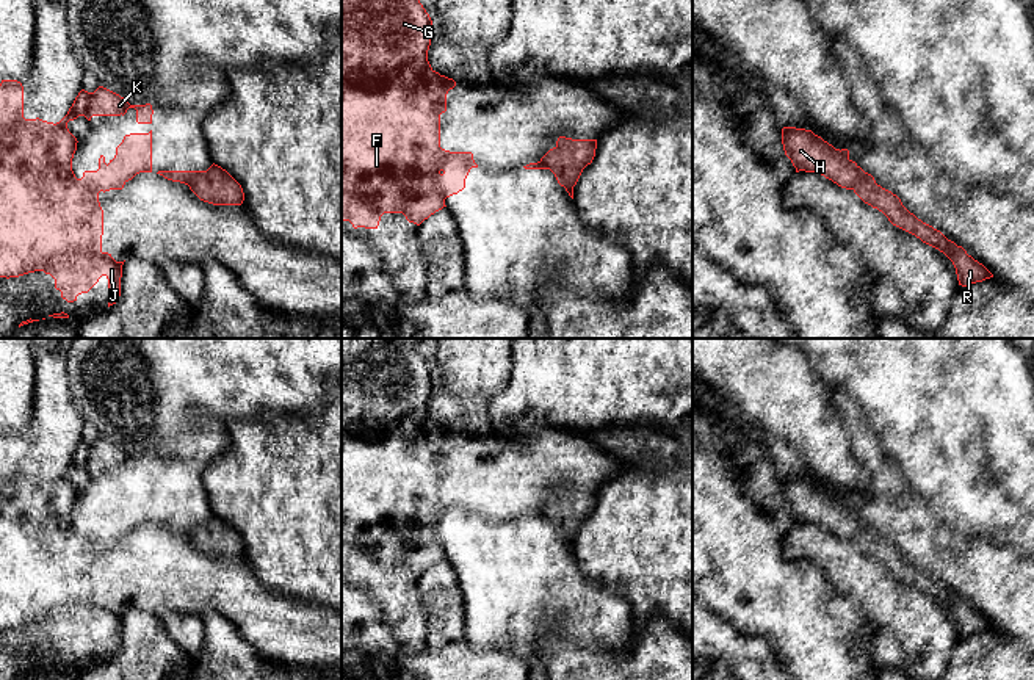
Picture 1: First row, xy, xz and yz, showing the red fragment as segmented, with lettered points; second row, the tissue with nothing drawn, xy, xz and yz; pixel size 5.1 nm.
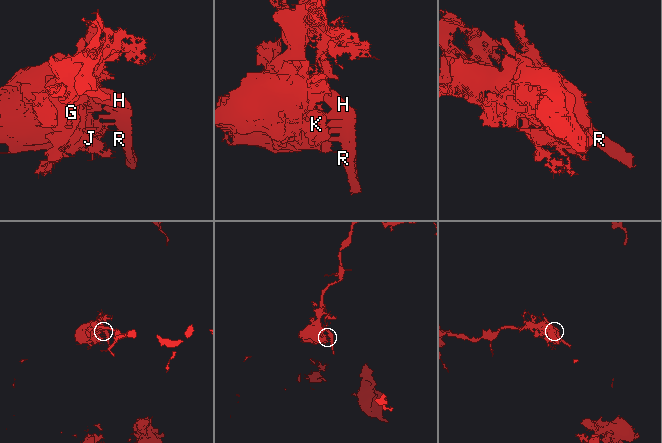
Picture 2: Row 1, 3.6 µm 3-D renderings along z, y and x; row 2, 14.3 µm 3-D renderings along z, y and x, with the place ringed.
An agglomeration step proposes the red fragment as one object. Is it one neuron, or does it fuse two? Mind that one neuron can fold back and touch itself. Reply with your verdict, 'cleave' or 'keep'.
cleave

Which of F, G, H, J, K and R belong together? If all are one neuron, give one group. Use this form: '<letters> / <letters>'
F G J K / H R

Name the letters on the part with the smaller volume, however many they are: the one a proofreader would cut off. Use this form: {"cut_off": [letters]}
{"cut_off": ["H", "R"]}

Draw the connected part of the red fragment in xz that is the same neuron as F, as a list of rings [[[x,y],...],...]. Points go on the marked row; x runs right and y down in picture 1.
[[[342,0],[342,219],[354,229],[378,229],[384,213],[403,213],[409,222],[420,226],[442,210],[445,199],[465,188],[472,168],[478,168],[472,152],[450,152],[440,147],[440,114],[446,111],[446,94],[456,86],[453,78],[436,72],[428,61],[432,20],[420,0]]]

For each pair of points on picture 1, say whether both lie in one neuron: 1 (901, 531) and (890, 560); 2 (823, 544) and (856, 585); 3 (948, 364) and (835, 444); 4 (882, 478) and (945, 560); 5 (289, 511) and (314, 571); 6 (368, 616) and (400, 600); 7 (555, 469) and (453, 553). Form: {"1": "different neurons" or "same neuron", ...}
{"1": "different neurons", "2": "same neuron", "3": "different neurons", "4": "same neuron", "5": "same neuron", "6": "different neurons", "7": "different neurons"}

